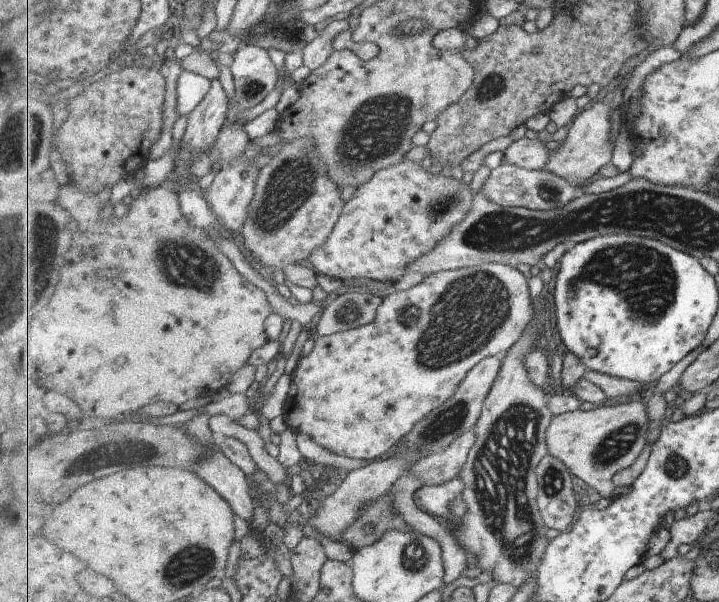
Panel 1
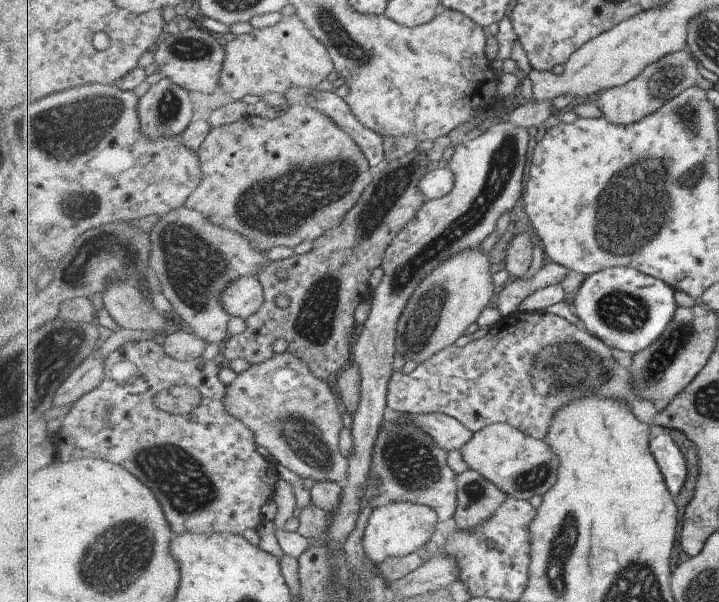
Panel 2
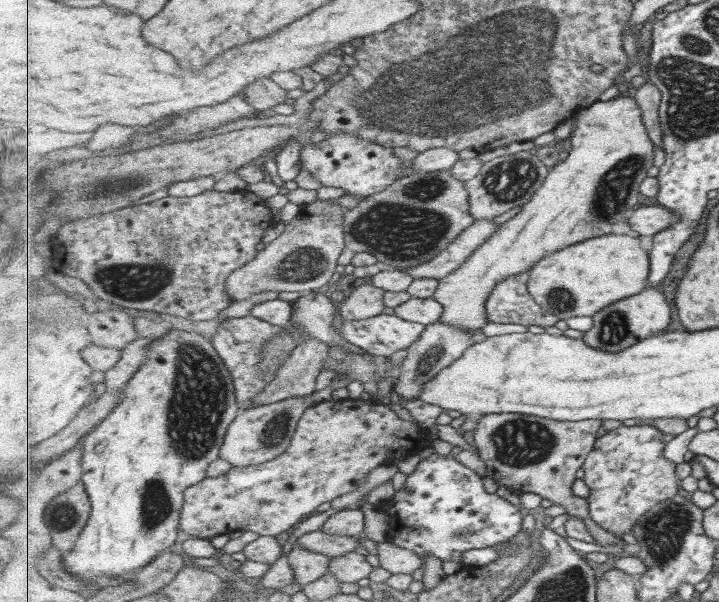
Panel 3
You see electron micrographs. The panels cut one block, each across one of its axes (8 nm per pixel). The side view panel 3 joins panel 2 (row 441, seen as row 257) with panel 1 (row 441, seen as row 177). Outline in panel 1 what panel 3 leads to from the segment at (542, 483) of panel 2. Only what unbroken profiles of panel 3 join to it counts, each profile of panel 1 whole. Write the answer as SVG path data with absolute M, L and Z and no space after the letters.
M645 398L616 399L589 412L576 410L555 415L548 430L548 453L563 460L573 476L611 500L616 490L613 476L637 462L645 450L649 428L651 418Z

